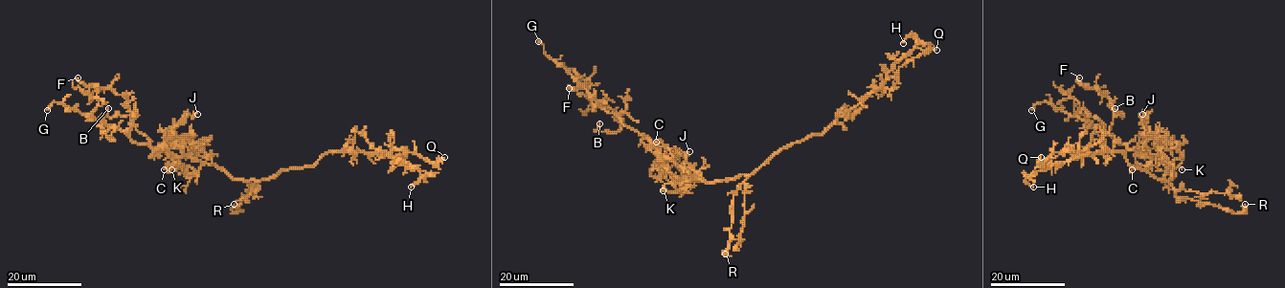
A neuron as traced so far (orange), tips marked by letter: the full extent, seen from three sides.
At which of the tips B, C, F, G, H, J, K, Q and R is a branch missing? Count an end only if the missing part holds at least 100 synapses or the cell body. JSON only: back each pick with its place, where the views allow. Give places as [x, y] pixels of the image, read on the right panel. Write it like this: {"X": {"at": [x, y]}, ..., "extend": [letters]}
{"G": {"at": [1031, 110]}, "extend": ["G"]}

